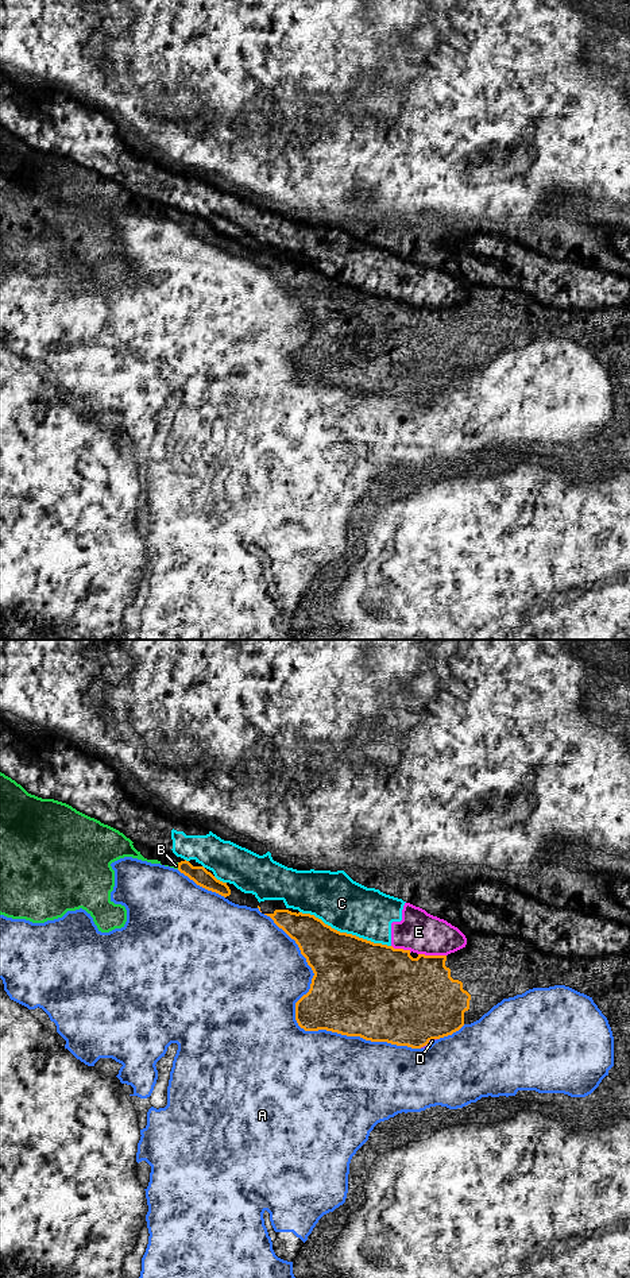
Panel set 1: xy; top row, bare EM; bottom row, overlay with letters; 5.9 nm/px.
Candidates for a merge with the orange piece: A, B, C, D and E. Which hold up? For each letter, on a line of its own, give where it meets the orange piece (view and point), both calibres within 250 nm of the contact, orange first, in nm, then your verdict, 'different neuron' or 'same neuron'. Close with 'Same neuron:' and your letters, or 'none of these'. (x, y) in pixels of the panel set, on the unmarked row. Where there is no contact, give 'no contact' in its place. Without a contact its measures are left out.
A: contact xy (302, 379); calibres 340 and 480 nm; different neuron
B: contact xy (178, 217); calibres 100 and 30 nm; same neuron
C: contact xy (346, 285); calibres 440 and 300 nm; different neuron
D: contact xy (428, 394); calibres 480 and 20 nm; same neuron
E: contact xy (432, 308); calibres 440 and 260 nm; different neuron
Same neuron: B, D

